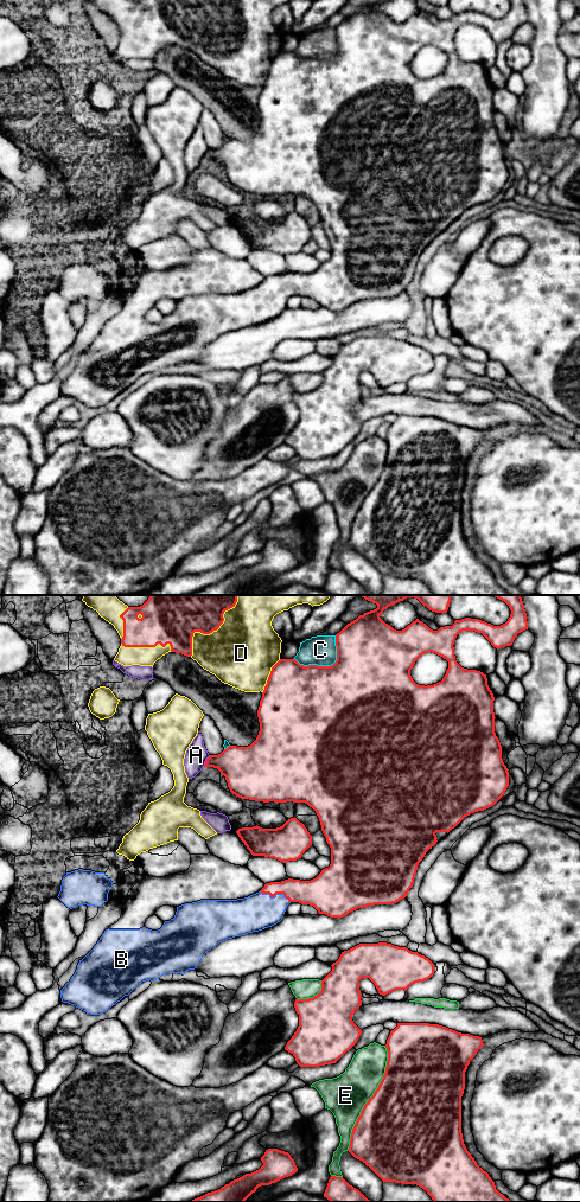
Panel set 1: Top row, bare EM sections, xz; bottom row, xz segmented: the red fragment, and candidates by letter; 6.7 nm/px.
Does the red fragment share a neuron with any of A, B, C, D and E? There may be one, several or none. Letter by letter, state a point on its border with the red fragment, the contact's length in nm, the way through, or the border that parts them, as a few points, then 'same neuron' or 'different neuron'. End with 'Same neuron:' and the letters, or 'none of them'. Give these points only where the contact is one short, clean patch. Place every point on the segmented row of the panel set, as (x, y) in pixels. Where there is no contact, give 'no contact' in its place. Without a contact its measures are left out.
A: contact xz (205, 761); length 90 nm; different neuron
B: contact xz (275, 894); length 220 nm; same neuron
C: contact xz (326, 666); length 340 nm; different neuron
D: contact xz (211, 632); length 550 nm; same neuron
E: contact xz (370, 1098); length 750 nm; different neuron
Same neuron: B, D

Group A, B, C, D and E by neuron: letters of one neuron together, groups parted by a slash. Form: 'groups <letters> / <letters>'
groups A / B D / C / E

